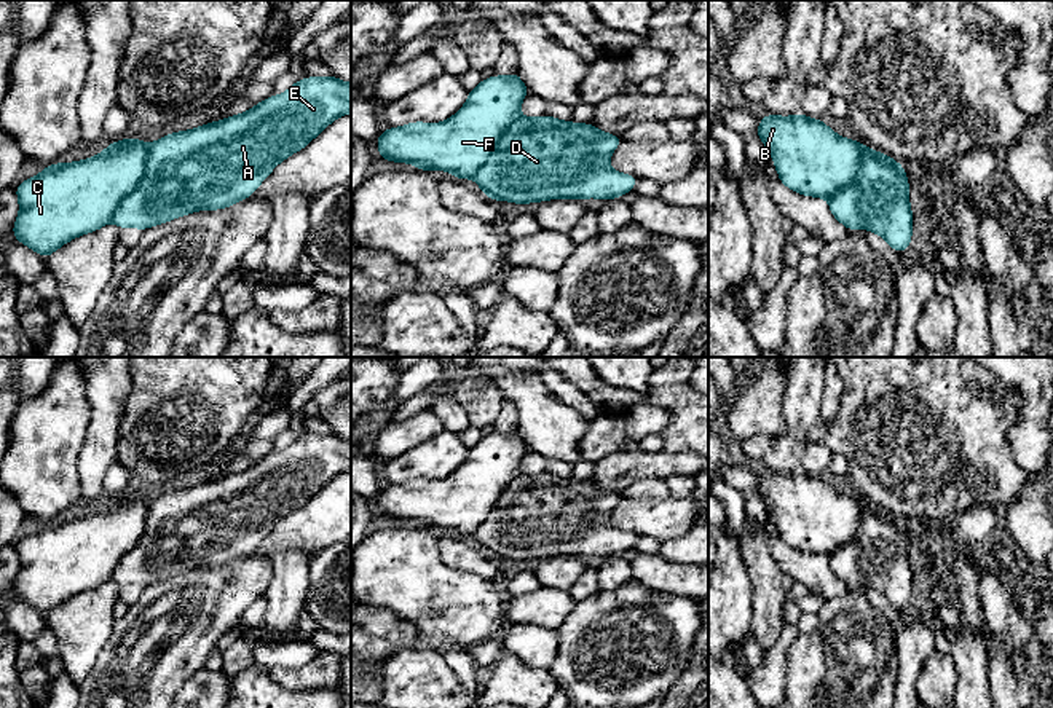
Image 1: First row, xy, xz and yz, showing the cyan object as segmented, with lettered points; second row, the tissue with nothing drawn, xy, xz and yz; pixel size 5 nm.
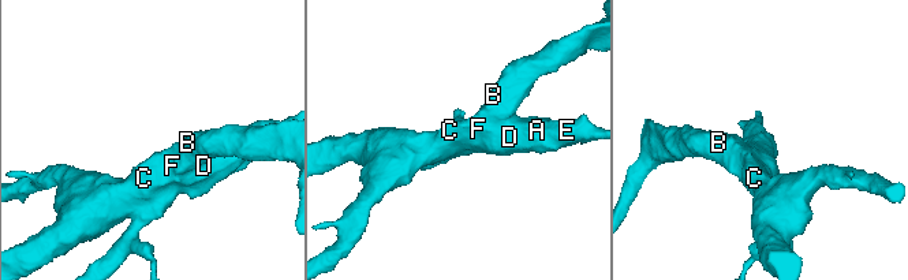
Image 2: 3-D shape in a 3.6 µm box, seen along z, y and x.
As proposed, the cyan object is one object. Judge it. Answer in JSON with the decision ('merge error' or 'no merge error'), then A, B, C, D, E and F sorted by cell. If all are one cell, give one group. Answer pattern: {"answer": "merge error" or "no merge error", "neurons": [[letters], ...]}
{"answer": "merge error", "neurons": [["A", "D", "E"], ["B", "C", "F"]]}

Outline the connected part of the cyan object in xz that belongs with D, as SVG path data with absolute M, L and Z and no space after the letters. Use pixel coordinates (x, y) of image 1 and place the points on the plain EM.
M541 472L517 475L501 493L488 517L474 531L482 550L493 558L514 561L549 557L617 557L633 549L638 536L609 525L613 509L622 501L621 493L608 491L592 480L578 482Z

